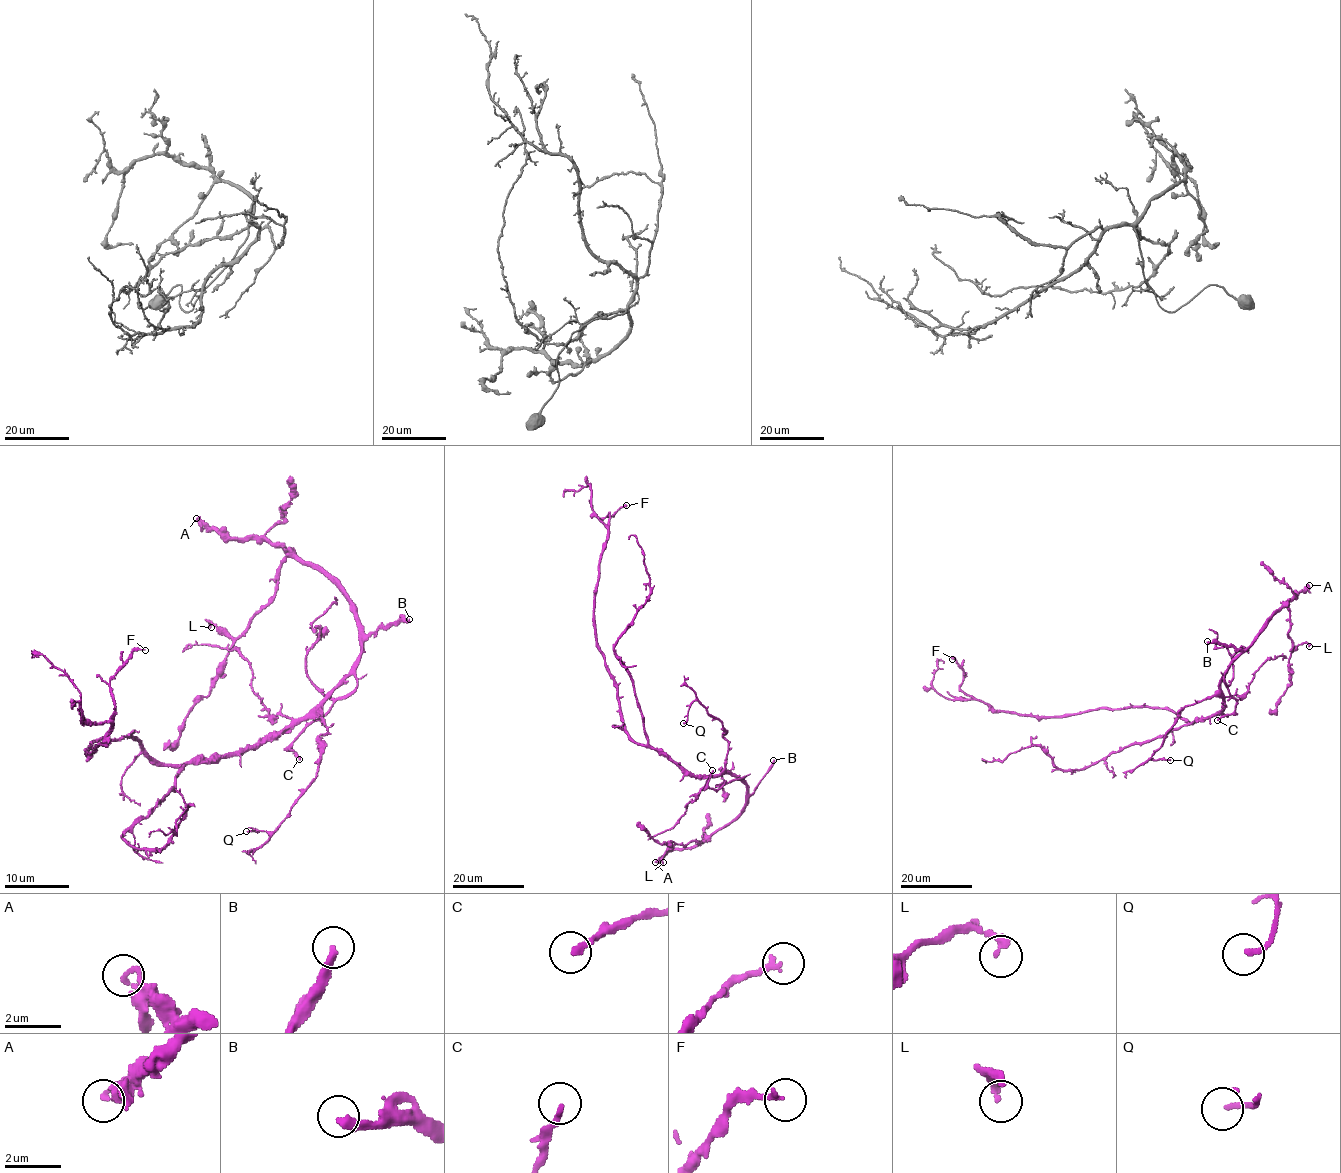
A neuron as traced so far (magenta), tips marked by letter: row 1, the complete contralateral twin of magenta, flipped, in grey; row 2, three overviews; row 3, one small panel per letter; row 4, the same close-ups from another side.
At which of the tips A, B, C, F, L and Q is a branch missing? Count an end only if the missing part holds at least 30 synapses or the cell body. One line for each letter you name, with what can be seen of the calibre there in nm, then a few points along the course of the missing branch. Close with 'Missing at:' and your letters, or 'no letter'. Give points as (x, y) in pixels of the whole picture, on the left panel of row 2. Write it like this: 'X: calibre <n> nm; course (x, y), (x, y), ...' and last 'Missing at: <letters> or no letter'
B: calibre 280 nm; course (409, 619), (442, 663), (442, 687), (436, 698), (426, 680), (386, 667), (362, 648), (320, 643), (302, 632)
Missing at: B

